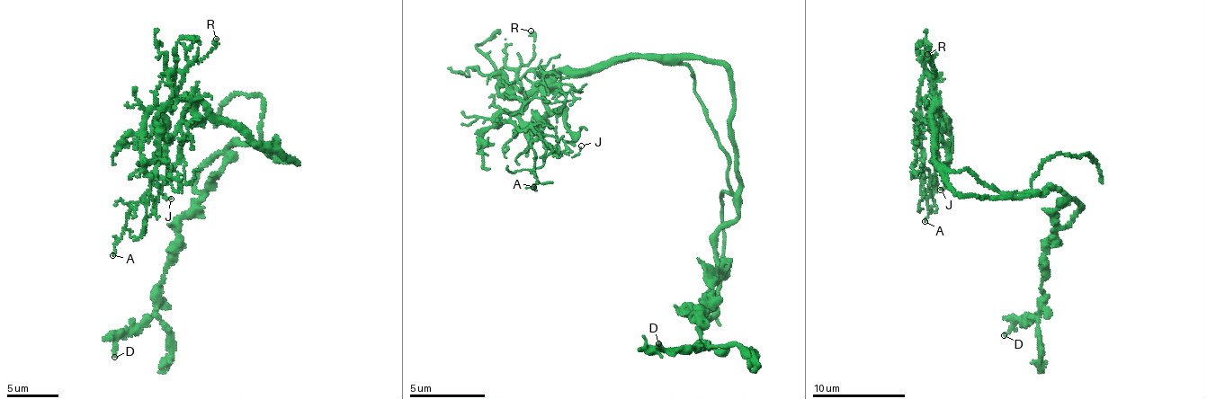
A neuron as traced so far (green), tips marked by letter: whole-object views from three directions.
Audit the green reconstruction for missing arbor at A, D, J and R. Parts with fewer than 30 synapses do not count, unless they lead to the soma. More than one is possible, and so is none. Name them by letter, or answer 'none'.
none

